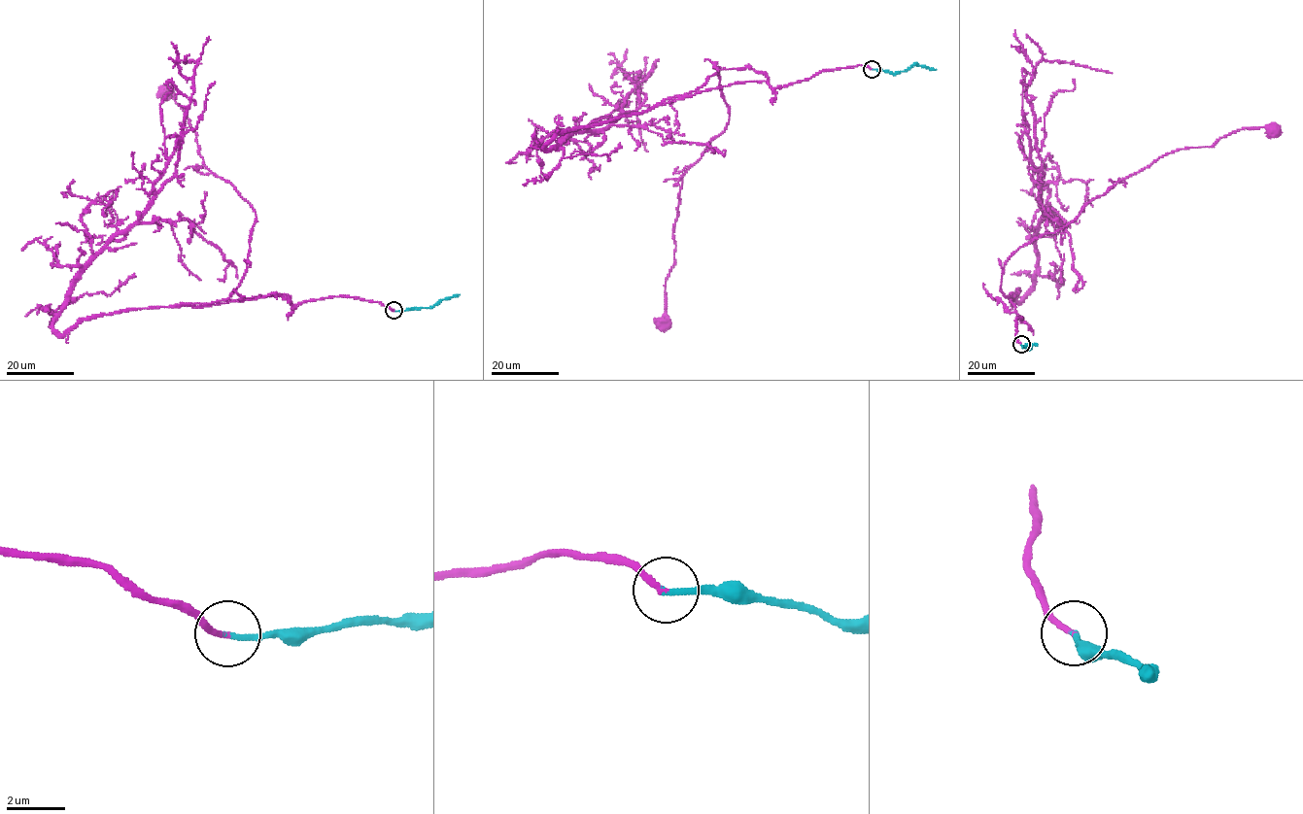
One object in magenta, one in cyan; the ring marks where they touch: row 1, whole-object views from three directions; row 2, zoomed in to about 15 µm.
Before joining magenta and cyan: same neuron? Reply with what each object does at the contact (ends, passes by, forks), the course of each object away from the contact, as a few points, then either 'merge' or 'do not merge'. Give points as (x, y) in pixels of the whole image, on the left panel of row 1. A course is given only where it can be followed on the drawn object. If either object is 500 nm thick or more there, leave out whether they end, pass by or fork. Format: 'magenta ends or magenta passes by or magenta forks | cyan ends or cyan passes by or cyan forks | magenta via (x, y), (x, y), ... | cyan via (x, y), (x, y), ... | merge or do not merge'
magenta ends | cyan ends | magenta via (394, 310), (345, 295), (207, 304), (241, 282), (256, 215), (205, 166), (189, 119), (166, 94) | cyan via (394, 310), (430, 307), (442, 299), (460, 294) | merge

